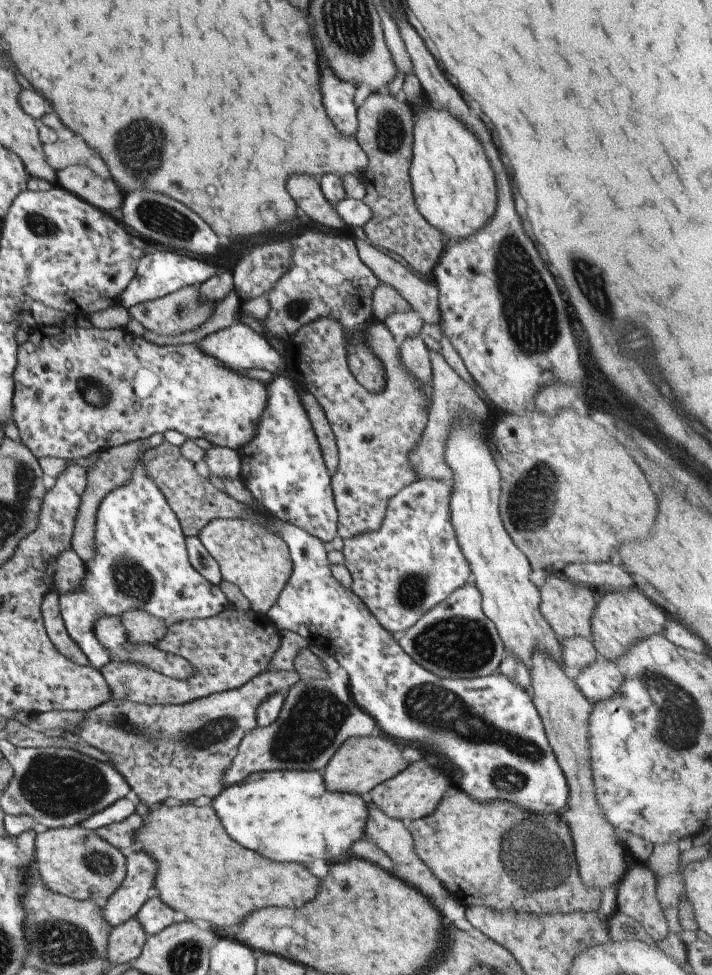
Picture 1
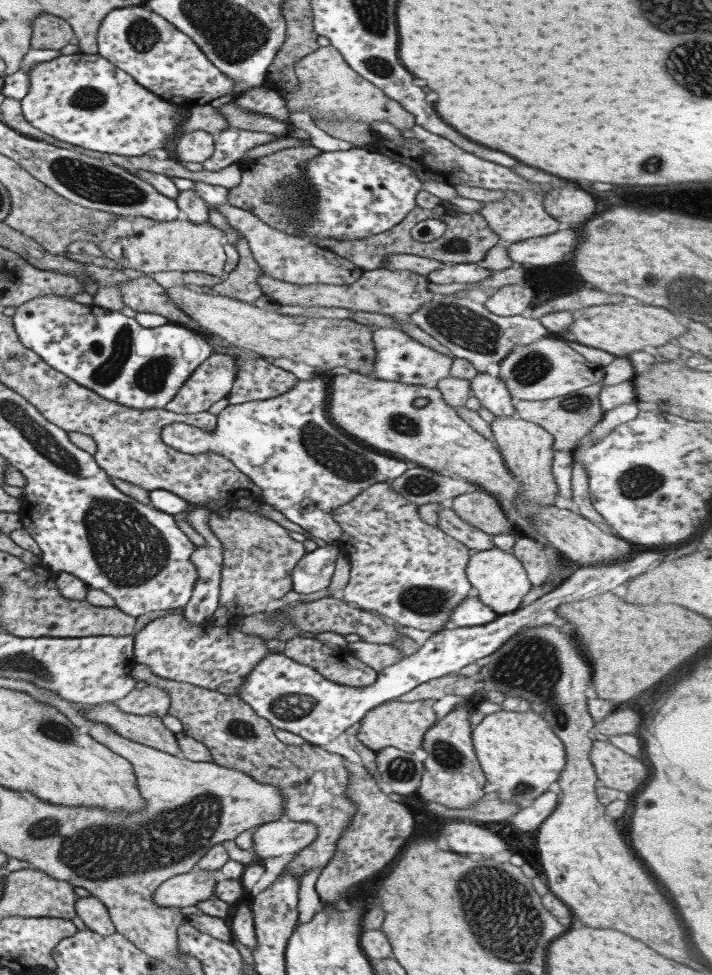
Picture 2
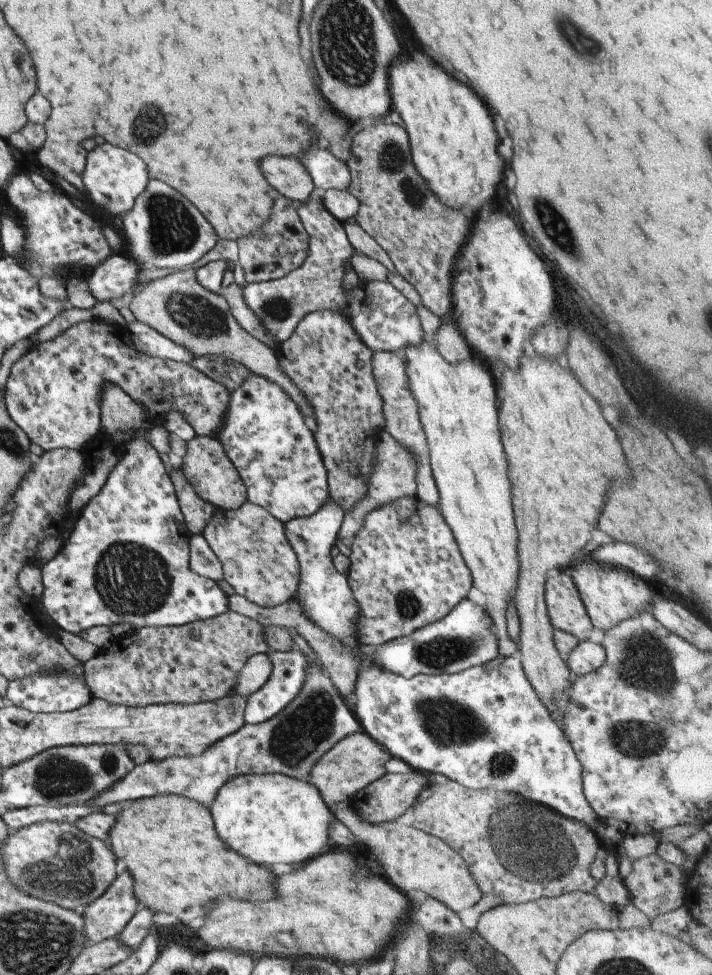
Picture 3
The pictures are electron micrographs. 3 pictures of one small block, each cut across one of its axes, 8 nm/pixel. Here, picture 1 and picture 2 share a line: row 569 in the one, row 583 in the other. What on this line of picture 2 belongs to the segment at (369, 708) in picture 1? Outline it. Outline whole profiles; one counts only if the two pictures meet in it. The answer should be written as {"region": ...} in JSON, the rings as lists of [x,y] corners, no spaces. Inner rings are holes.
{"region":[[[333,543],[306,552],[290,572],[291,590],[299,594],[311,594],[327,588],[334,574],[337,555],[339,549]]]}

